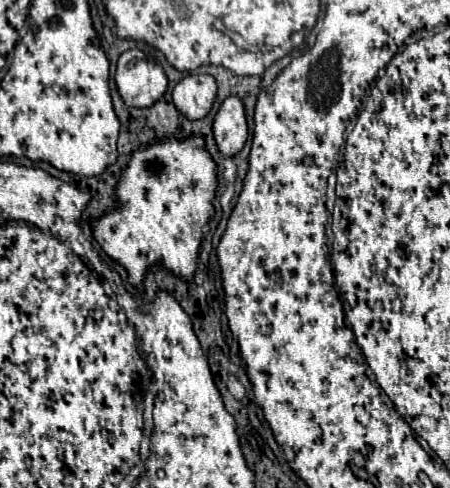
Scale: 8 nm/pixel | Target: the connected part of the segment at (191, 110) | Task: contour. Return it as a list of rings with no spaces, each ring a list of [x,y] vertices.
[[[189,74],[175,86],[173,102],[181,114],[185,114],[191,120],[197,120],[211,110],[215,94],[217,94],[217,82],[213,76]]]

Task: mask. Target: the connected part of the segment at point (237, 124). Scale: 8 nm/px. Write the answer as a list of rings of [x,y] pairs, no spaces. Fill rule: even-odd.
[[[237,96],[225,98],[215,116],[213,136],[219,150],[225,156],[235,156],[245,146],[247,120],[245,120],[245,104],[241,98]]]

